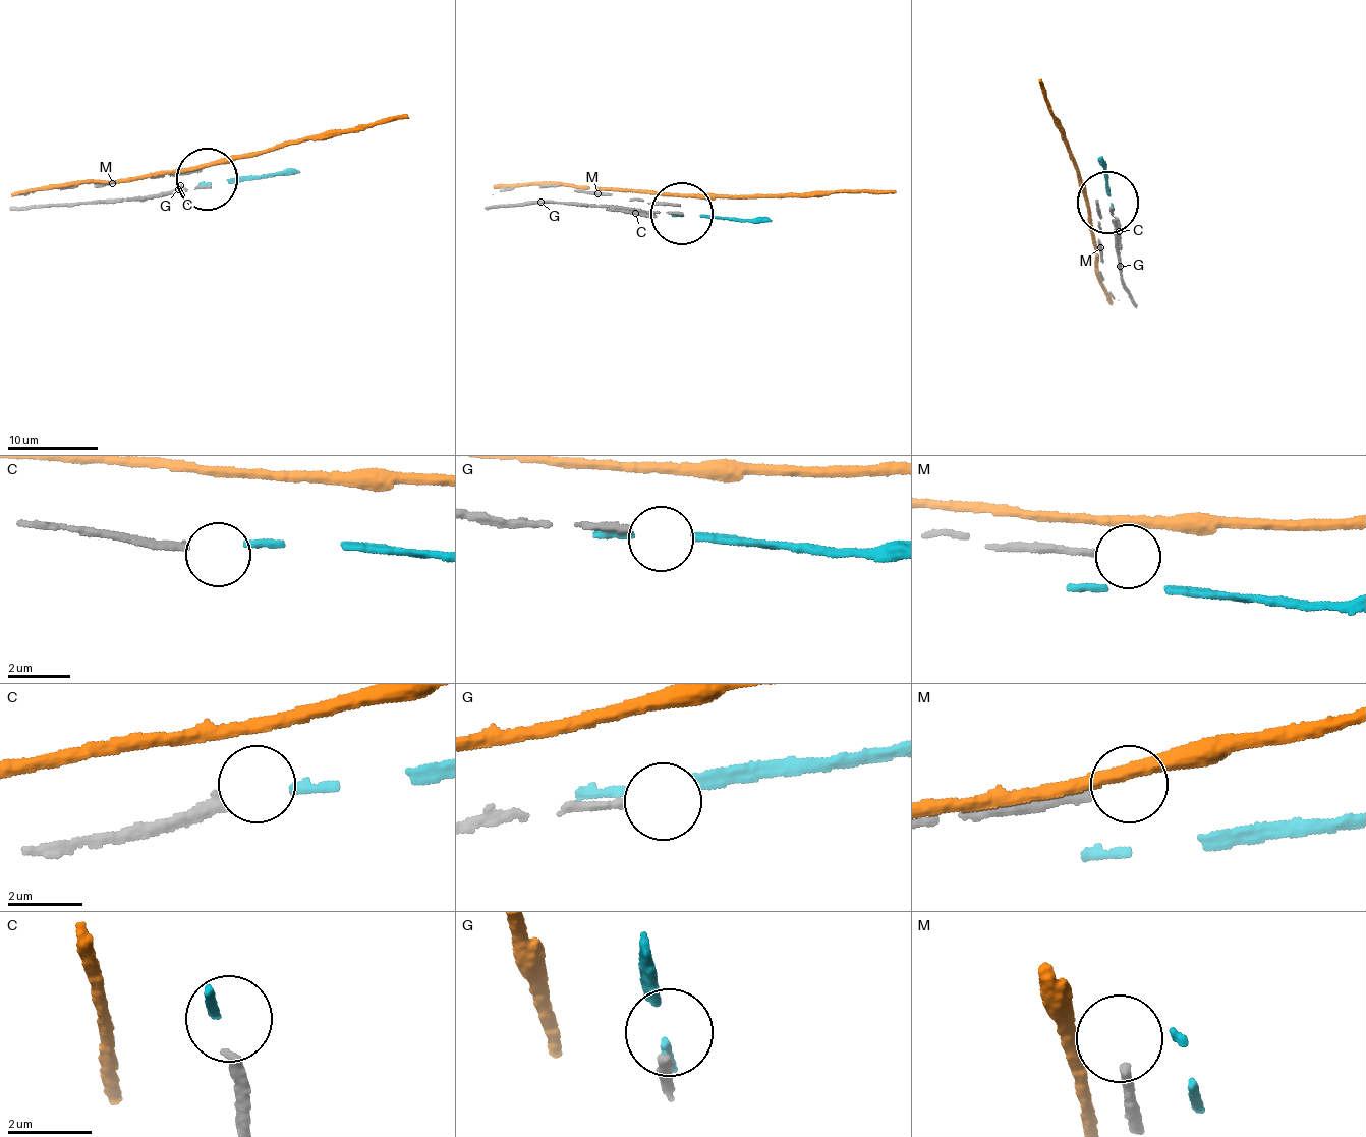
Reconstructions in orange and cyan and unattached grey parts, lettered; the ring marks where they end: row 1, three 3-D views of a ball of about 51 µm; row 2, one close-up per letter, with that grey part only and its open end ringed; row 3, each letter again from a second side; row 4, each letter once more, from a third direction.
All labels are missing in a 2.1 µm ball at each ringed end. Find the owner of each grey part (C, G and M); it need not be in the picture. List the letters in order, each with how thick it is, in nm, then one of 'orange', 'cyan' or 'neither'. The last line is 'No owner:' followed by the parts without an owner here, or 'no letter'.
C: 280 nm thick; cyan
G: 200 nm thick; neither
M: 240 nm thick; neither
No owner: G, M

